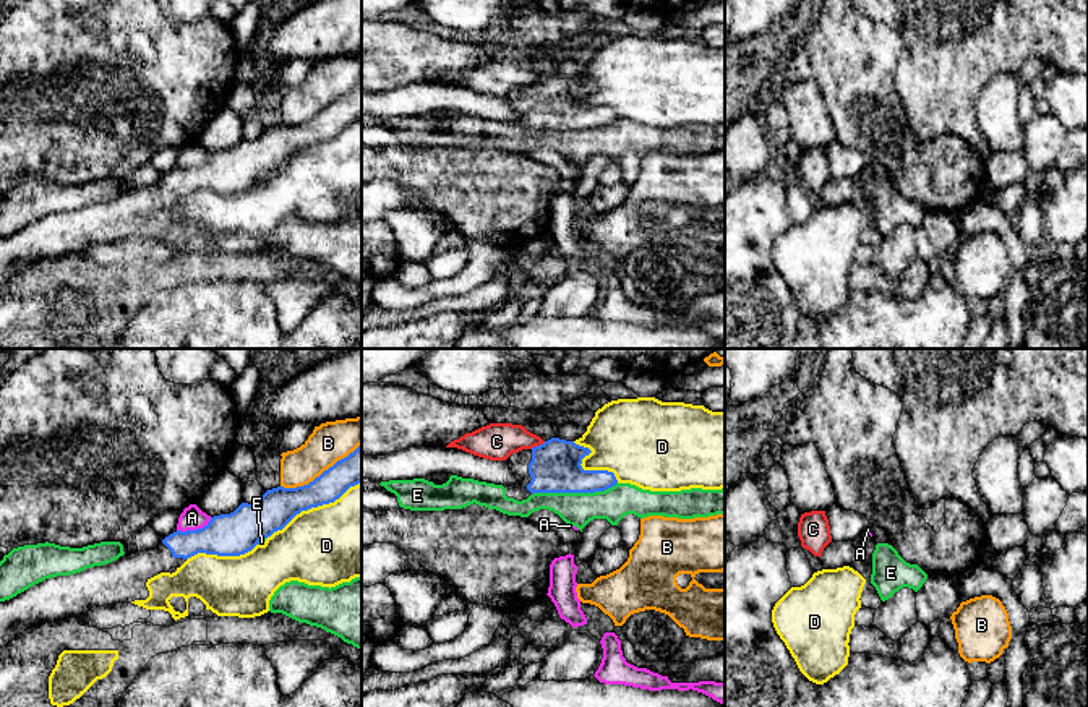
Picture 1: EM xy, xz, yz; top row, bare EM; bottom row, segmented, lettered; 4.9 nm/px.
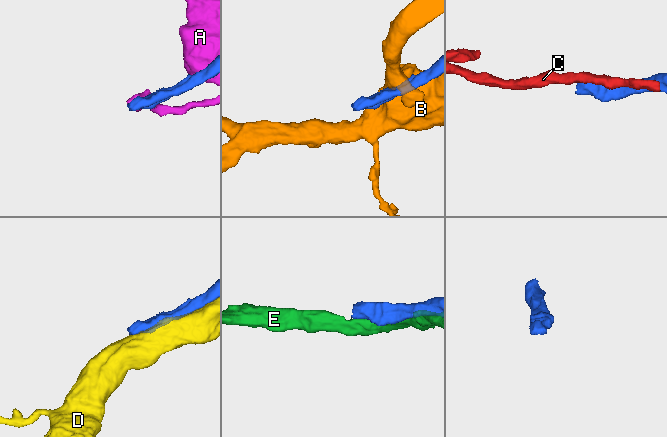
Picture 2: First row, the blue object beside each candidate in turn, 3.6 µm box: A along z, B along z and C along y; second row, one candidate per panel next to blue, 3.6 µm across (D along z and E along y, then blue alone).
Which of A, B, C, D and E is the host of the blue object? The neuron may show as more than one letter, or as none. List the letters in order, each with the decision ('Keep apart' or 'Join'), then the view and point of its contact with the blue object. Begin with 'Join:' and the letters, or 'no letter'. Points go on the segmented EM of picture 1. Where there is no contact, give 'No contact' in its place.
Join: no letter
A: Keep apart. Touches blue at xy (193, 531)
B: Keep apart. Touches blue at xy (321, 474)
C: Keep apart. Touches blue at xz (537, 446)
D: Keep apart. Touches blue at xy (313, 506)
E: Keep apart. Touches blue at xz (574, 492)

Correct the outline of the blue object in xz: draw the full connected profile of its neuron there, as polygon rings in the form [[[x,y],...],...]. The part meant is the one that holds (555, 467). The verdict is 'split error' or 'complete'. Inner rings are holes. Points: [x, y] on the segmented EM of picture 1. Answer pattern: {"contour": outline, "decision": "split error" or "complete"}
{"contour": [[[551,438],[532,449],[511,454],[504,462],[519,485],[533,493],[595,493],[618,483],[613,472],[584,470],[582,459],[592,451],[574,441]]], "decision": "split error"}

